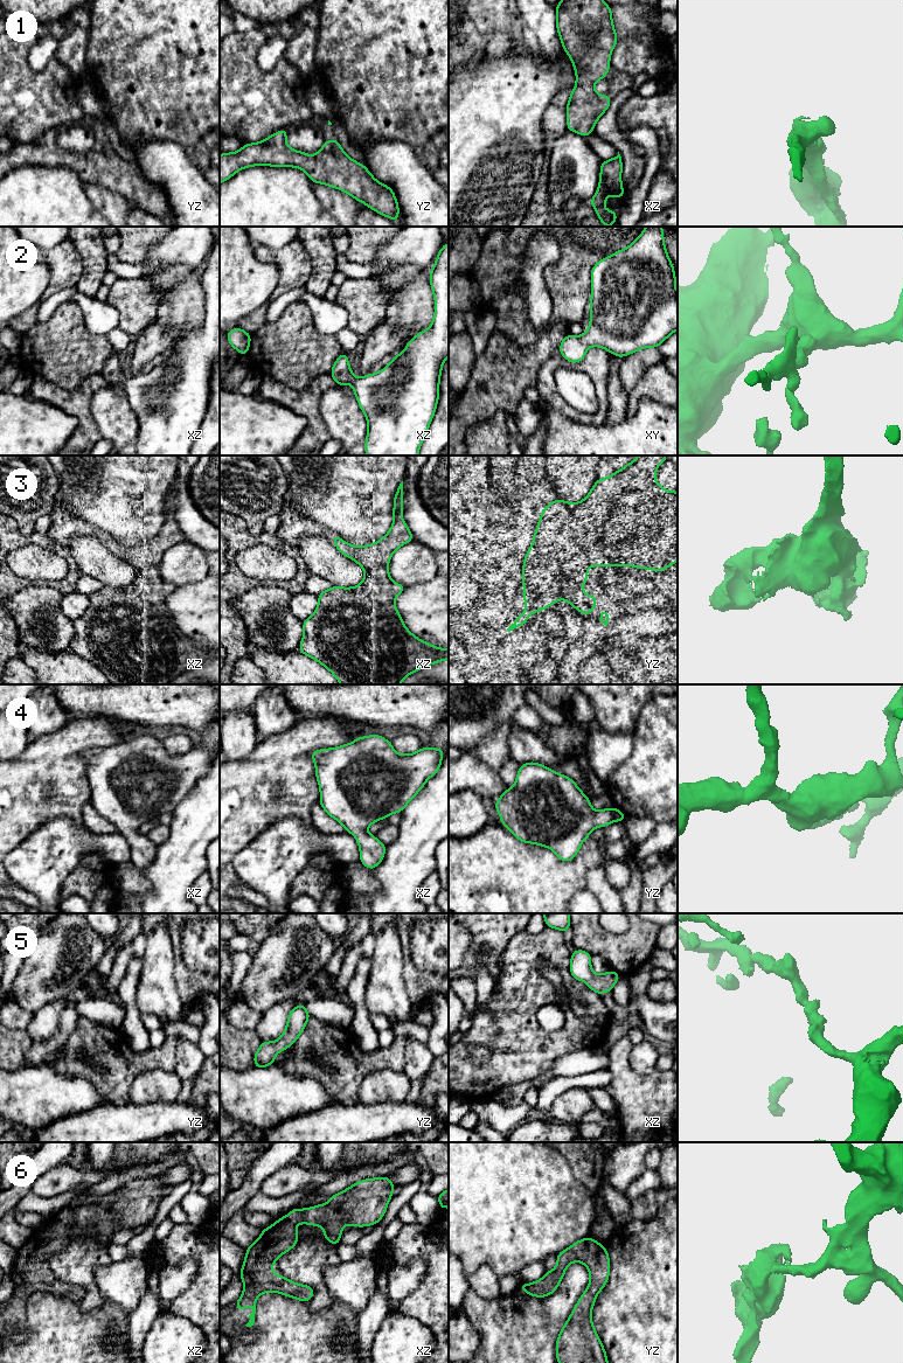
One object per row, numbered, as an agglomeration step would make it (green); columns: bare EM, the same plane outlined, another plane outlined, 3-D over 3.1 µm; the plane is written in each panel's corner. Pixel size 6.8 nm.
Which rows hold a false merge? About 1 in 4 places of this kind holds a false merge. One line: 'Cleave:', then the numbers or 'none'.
Cleave: none

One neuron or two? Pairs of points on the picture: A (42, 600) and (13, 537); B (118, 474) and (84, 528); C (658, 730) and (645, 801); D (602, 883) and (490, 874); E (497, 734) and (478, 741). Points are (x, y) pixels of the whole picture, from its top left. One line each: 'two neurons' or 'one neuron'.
A: two neurons
B: two neurons
C: one neuron
D: two neurons
E: one neuron

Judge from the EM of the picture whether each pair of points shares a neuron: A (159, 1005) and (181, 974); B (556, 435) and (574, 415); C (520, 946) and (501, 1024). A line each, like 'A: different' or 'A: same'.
A: different
B: different
C: same

